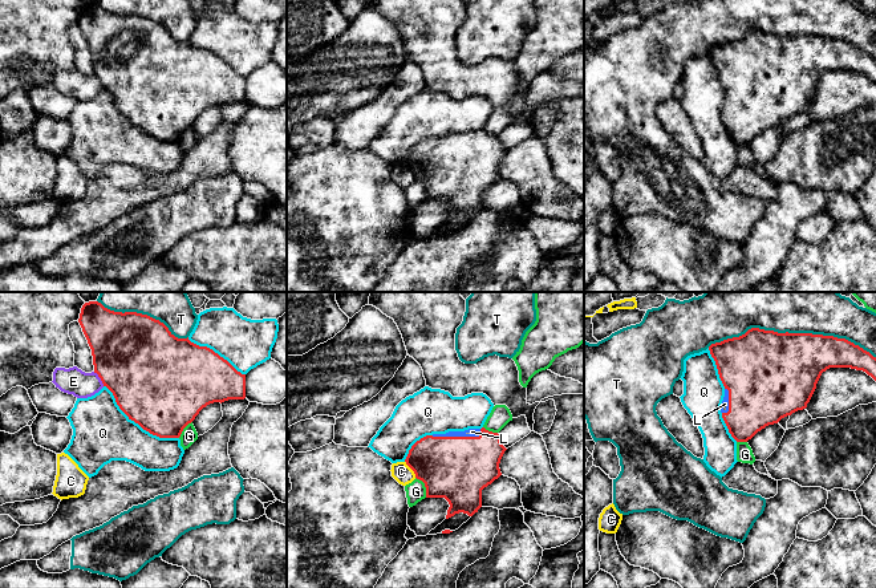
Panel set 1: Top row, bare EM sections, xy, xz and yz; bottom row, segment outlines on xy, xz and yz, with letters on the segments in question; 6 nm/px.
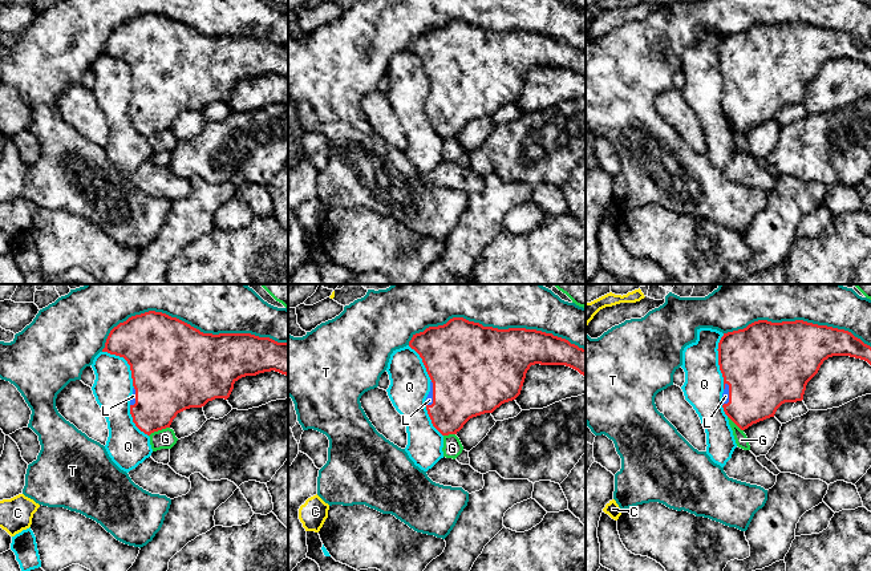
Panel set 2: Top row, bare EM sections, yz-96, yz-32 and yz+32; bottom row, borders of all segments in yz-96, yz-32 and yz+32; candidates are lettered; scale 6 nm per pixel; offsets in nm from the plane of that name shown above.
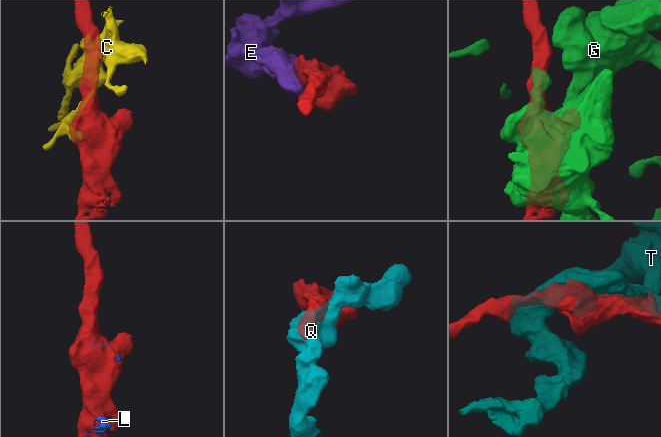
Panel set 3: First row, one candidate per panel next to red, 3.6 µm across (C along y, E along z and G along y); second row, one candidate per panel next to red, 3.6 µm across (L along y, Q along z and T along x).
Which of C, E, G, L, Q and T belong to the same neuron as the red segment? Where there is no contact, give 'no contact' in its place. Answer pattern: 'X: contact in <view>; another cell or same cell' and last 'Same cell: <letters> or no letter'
C: contact in xz; another cell
E: contact in xy; another cell
G: contact in xz; another cell
L: contact in xz; same cell
Q: contact in xy; another cell
T: contact in yz; another cell
Same cell: L

